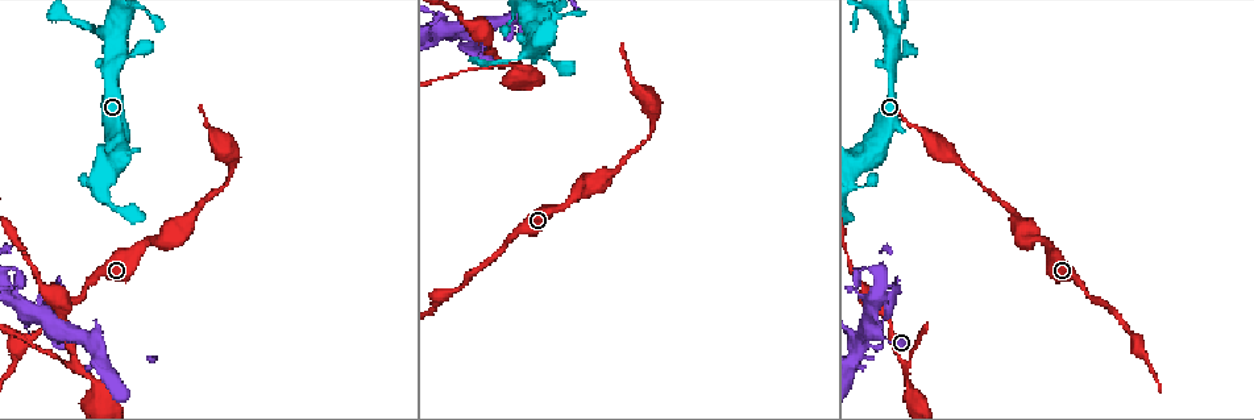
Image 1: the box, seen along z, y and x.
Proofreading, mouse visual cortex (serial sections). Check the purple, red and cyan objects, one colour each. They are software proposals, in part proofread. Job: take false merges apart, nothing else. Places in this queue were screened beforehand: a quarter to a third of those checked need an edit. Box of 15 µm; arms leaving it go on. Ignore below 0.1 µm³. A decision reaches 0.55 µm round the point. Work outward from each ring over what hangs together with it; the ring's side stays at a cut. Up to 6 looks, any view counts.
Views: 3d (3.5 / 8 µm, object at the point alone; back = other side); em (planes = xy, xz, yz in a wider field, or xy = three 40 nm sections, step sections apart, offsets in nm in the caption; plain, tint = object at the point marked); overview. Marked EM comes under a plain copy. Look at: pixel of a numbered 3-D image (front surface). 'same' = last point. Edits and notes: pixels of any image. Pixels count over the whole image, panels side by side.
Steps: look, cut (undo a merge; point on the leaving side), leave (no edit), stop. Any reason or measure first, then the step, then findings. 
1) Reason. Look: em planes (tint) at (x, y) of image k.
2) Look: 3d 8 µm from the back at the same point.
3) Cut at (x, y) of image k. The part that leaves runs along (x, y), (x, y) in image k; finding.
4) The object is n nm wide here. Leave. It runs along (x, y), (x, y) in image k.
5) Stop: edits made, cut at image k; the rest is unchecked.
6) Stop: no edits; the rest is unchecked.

Arms part here. Look: 3d 8 µm at (862, 343) of image 1.

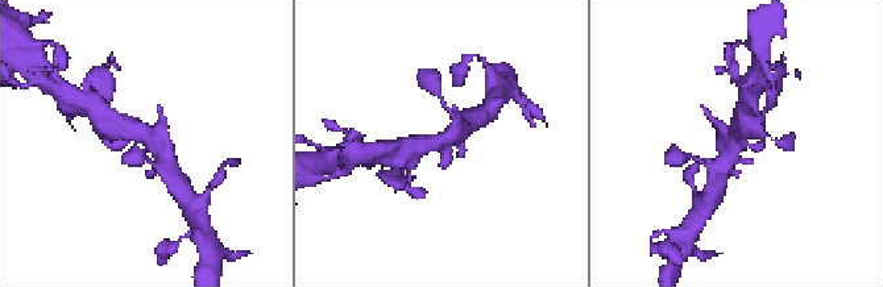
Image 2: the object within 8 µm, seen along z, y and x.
Shape alone is not enough. Look: em xy step 5 (tint) at (443, 141) of image 2.

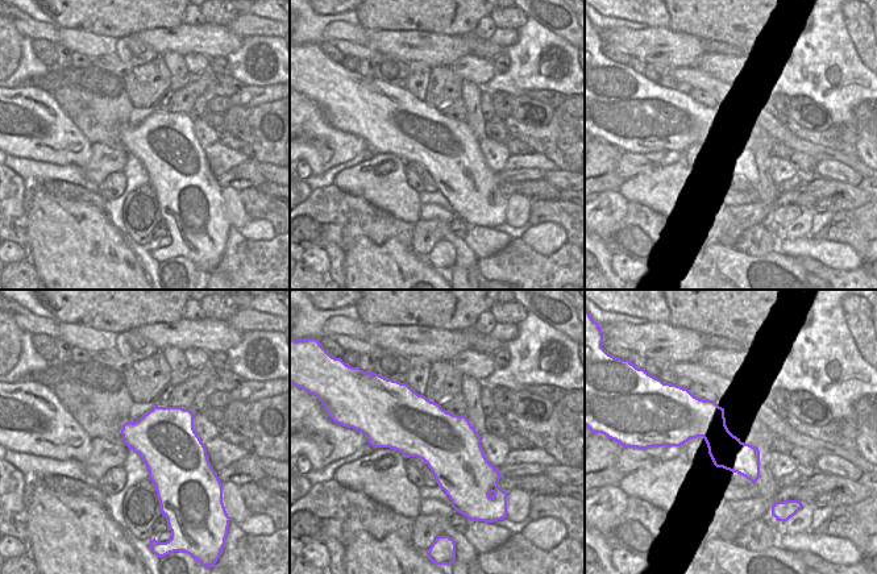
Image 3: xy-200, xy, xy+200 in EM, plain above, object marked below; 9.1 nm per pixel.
The object is 550 nm wide here. Leave. It runs along (115, 128), (140, 130), (168, 169) in image 2; continuous, no second cell.

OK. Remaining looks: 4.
Sudden change in width. Look: 3d 3.5 µm at (1079, 278) of image 1.

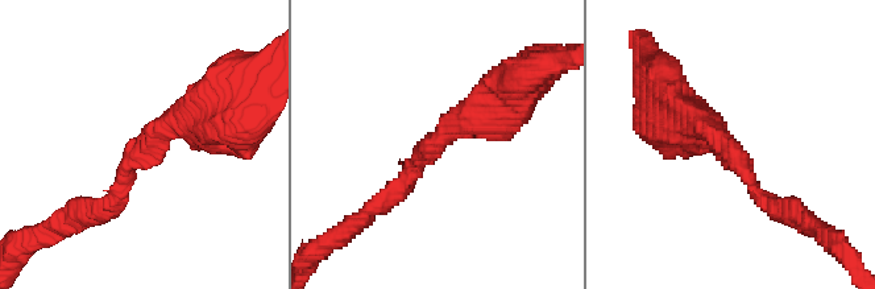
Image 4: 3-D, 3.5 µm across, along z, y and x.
The arms are 200, 500 nm wide. Look: em planes (tint) at (727, 142) of image 4.

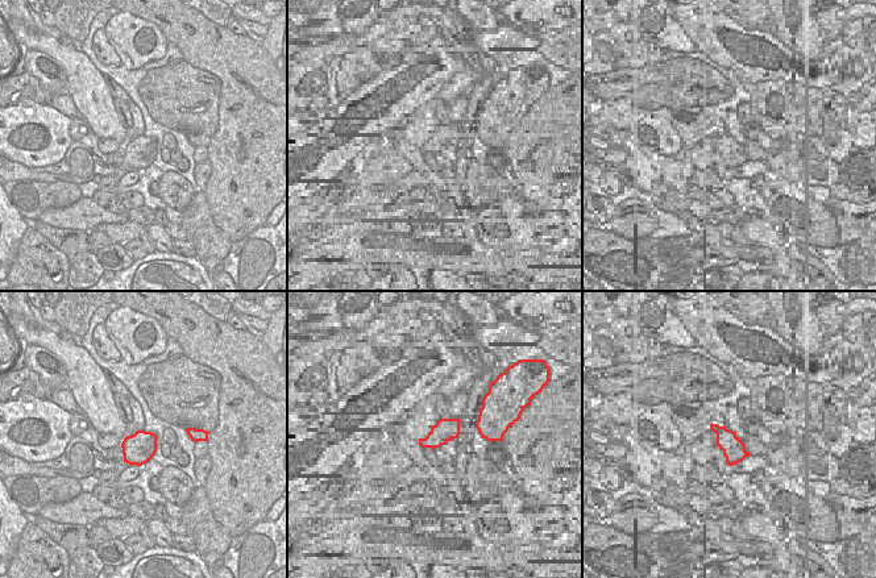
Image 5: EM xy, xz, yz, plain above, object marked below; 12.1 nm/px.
Leave. It runs along (514, 93), (461, 119), (405, 180) in image 4; one cell here.

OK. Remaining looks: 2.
Closes a loop. Look: 3d 3.5 µm at (864, 300) of image 1.

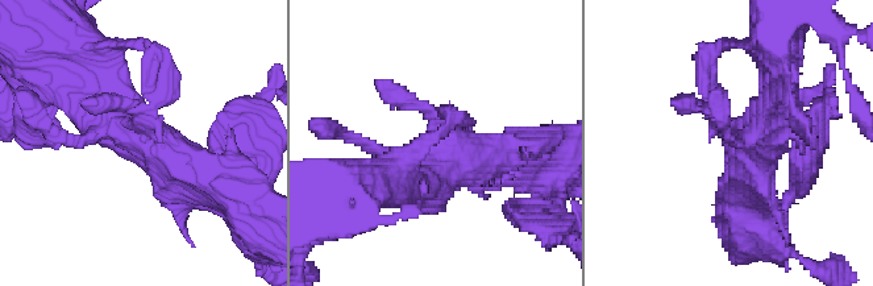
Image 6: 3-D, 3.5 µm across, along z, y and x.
Shape alone is not enough. Look: em xy step 2 (tint) at (735, 132) of image 6.

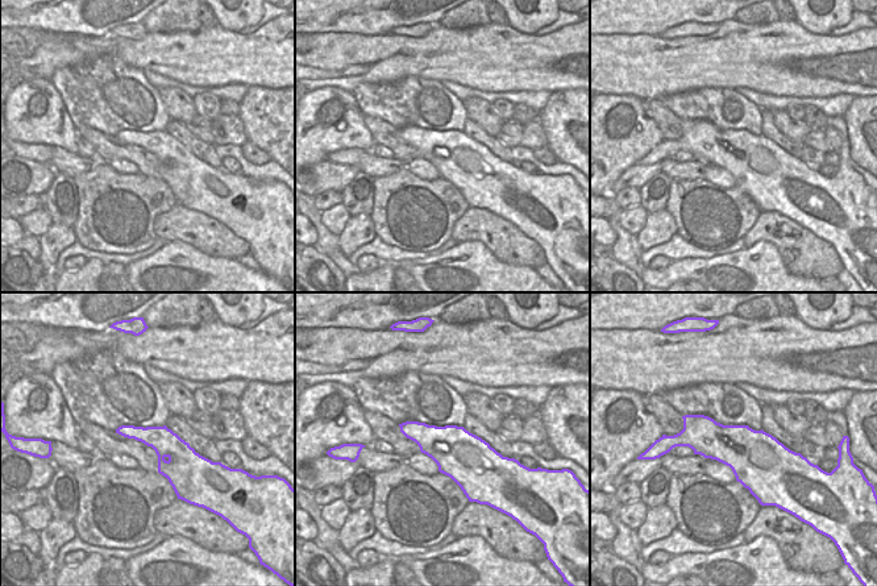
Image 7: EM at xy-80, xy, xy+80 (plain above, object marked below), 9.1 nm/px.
Leave. Continuous, no second cell.

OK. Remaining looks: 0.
Stop: no edits; the rest is unchecked.

